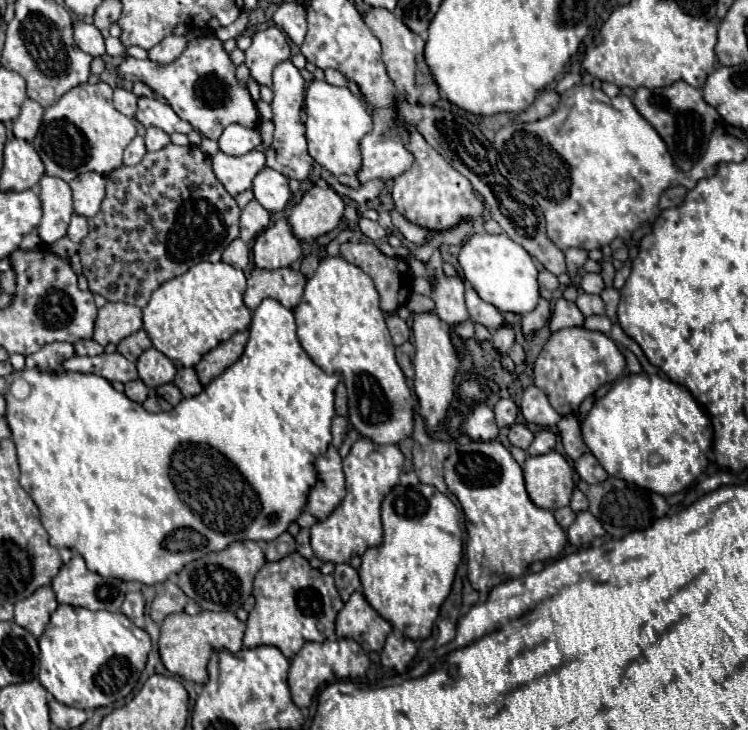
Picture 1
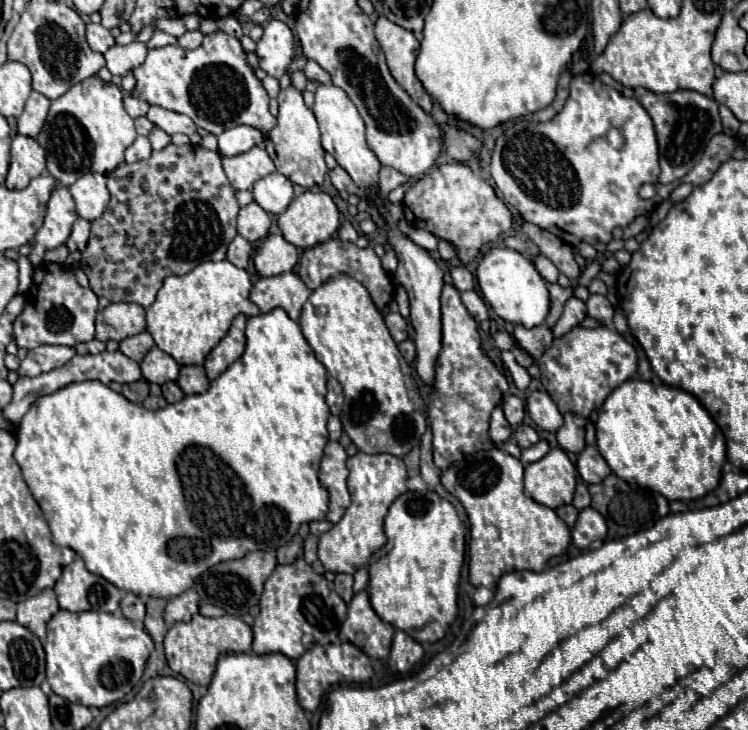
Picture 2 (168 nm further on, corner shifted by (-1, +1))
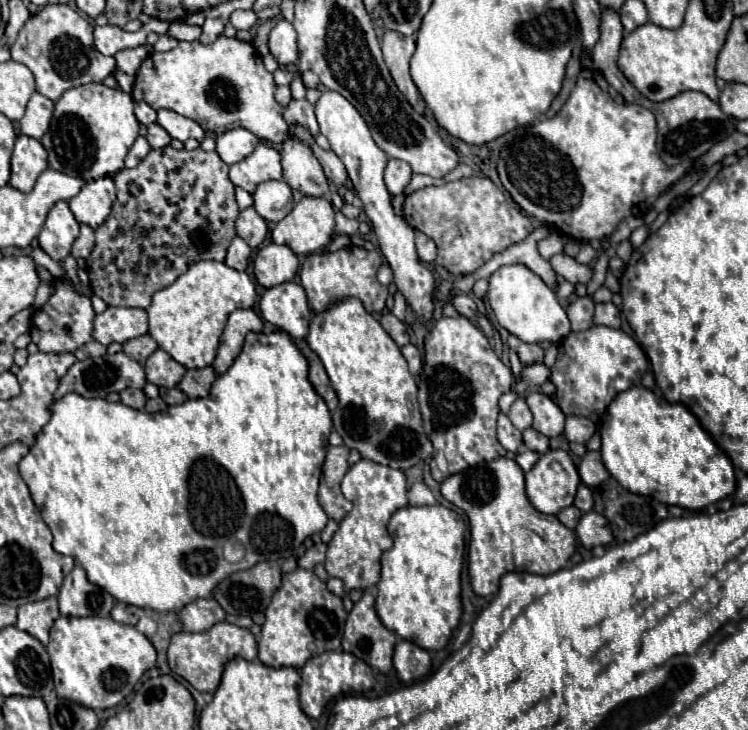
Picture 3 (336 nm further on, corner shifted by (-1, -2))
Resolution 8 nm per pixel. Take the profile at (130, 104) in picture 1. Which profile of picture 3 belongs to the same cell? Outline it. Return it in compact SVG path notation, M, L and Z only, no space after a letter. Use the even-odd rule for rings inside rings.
M137 103L137 105L135 105L135 117L137 117L139 123L151 125L151 123L155 123L157 113L155 113L155 109L151 109L147 103Z

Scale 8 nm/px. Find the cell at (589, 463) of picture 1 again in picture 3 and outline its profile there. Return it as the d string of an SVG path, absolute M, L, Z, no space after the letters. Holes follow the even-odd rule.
M587 451L585 453L585 457L579 463L579 475L587 487L597 487L605 479L609 479L609 471L605 469L605 465L601 461L599 451Z

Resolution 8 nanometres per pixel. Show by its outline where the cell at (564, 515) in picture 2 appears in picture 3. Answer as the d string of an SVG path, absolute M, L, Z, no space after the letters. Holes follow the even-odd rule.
M573 505L567 507L567 509L563 509L563 511L557 515L557 519L559 519L563 525L567 525L569 529L575 529L579 517L581 517L581 511L579 511L577 507L573 507Z

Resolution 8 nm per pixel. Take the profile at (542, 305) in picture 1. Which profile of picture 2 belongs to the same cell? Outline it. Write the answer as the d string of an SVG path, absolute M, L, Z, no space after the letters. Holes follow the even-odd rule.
M515 326L513 336L515 336L517 344L519 344L525 352L529 352L533 358L537 358L537 360L543 356L543 352L545 352L545 350L551 346L551 342L553 342L553 334L551 334L551 330L545 328L545 326L537 326L537 328L531 328L531 330L527 330L527 328L523 328L523 326Z

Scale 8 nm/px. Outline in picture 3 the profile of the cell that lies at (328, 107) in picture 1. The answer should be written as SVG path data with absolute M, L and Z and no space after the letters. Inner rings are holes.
M323 91L323 95L315 103L315 115L319 121L321 133L329 139L333 153L343 161L343 165L349 173L349 179L357 191L357 197L363 203L363 211L369 217L373 231L377 235L379 249L393 269L393 281L395 281L397 289L407 299L407 303L413 309L419 323L425 325L427 321L433 319L433 313L435 313L435 277L419 261L413 227L409 227L405 223L405 219L395 215L395 211L393 211L391 195L383 183L383 169L387 165L387 155L375 145L375 141L369 133L369 127L363 121L363 117L359 115L359 111L341 93Z

